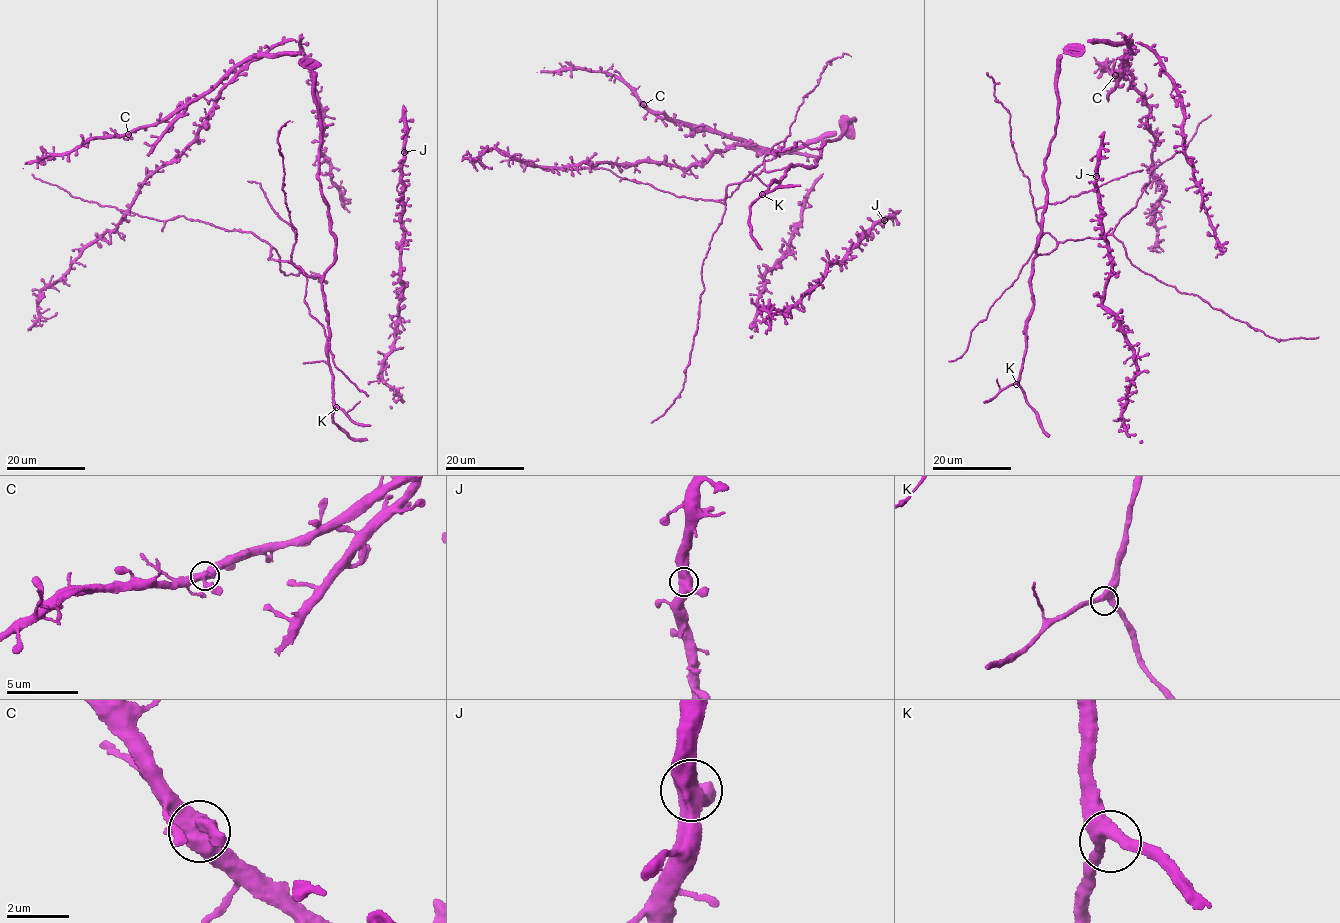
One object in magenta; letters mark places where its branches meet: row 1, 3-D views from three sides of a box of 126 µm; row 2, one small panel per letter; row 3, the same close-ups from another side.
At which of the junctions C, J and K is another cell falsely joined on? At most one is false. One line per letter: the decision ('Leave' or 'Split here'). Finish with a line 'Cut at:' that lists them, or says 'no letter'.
C: Leave
J: Leave
K: Leave
Cut at: no letter

